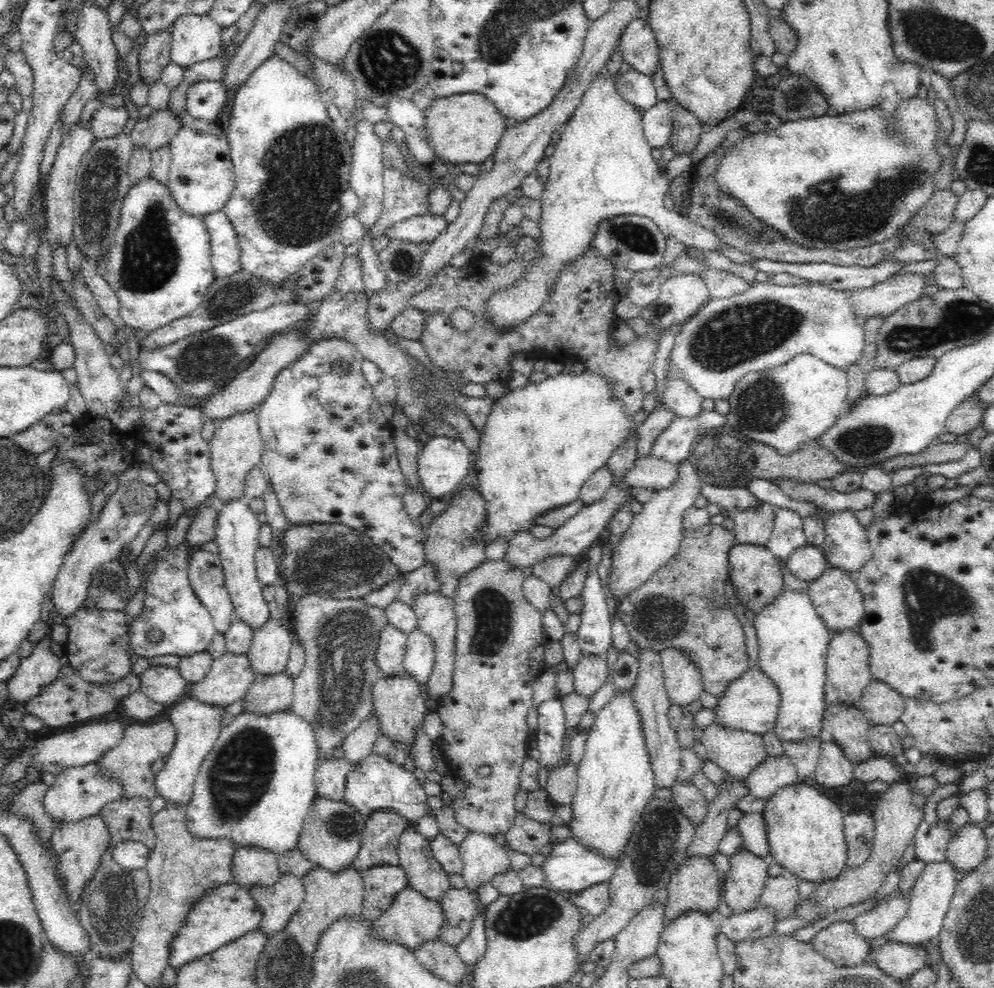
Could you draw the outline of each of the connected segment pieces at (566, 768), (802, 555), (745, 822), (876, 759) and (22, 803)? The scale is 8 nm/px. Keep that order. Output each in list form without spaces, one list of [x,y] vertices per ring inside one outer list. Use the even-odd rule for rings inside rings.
[[[567,762],[566,765],[561,764],[557,769],[549,772],[544,789],[556,805],[570,807],[576,787],[577,768]]]
[[[808,543],[790,554],[787,565],[792,574],[804,582],[814,581],[829,568],[825,552],[821,547]]]
[[[746,813],[738,820],[737,827],[744,839],[743,845],[747,851],[765,860],[771,858],[763,813]]]
[[[876,755],[863,763],[854,765],[854,779],[857,781],[869,783],[873,780],[882,780],[891,784],[905,777],[908,777],[906,772],[892,757]]]
[[[41,780],[38,783],[28,783],[10,798],[9,804],[11,812],[33,822],[39,834],[37,839],[42,844],[49,844],[56,826],[53,818],[44,810],[43,798],[48,787]]]

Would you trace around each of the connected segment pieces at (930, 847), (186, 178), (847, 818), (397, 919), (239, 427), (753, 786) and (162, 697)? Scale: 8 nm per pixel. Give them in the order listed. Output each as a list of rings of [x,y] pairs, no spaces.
[[[923,820],[916,829],[915,860],[920,862],[942,862],[946,859],[946,849],[950,839],[954,836],[954,828],[950,824],[937,823],[928,825]]]
[[[187,113],[182,121],[182,126],[169,142],[172,160],[167,185],[184,212],[204,217],[223,210],[235,187],[231,148],[227,134],[216,123],[190,117]]]
[[[852,812],[843,816],[845,839],[847,842],[846,868],[856,868],[864,864],[871,853],[875,834],[872,813]]]
[[[408,884],[396,894],[390,908],[375,920],[375,924],[382,938],[402,944],[414,951],[427,941],[437,938],[444,926],[444,921],[444,913],[438,899],[426,898]]]
[[[257,409],[244,410],[222,418],[218,422],[210,444],[211,468],[216,480],[215,494],[218,504],[225,504],[233,499],[240,499],[244,495],[246,478],[251,470],[258,466],[262,460],[264,444],[258,426]]]
[[[767,755],[744,780],[750,794],[768,800],[782,786],[798,781],[793,762],[785,755]]]
[[[150,666],[139,679],[139,690],[152,702],[169,705],[186,696],[188,681],[182,678],[178,667]]]

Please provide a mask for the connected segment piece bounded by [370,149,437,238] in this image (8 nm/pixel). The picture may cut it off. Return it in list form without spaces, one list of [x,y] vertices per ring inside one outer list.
[[[404,150],[407,157],[406,168],[408,172],[402,172],[392,166],[385,167],[383,170],[384,200],[382,210],[378,214],[378,220],[372,224],[370,235],[372,238],[384,235],[385,230],[397,222],[402,222],[407,218],[426,214],[428,210],[428,195],[433,185],[437,181],[437,175],[433,172],[432,164],[419,164],[411,155]]]

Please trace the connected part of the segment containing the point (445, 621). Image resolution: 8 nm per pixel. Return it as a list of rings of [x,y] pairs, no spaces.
[[[439,591],[417,593],[411,607],[417,616],[417,627],[425,632],[435,644],[435,665],[430,673],[427,685],[431,696],[440,699],[452,688],[452,670],[454,670],[454,634],[456,634],[456,615],[453,601]]]

